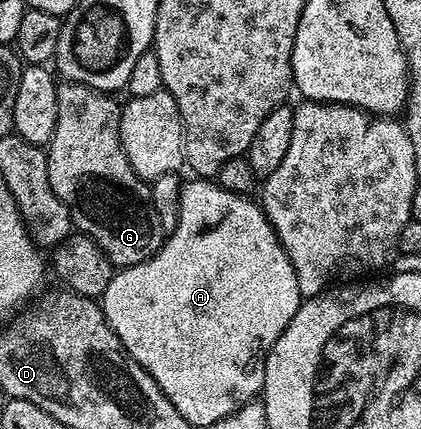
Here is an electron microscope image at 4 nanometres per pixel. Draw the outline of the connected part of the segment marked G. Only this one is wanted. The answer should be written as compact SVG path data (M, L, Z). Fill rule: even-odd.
M61 82L57 85L59 114L55 122L55 134L49 139L49 181L51 190L69 207L76 231L89 236L107 254L118 269L130 268L151 259L163 243L161 223L153 209L151 188L135 174L131 162L121 145L121 110L118 101L104 92L94 92L82 84Z

